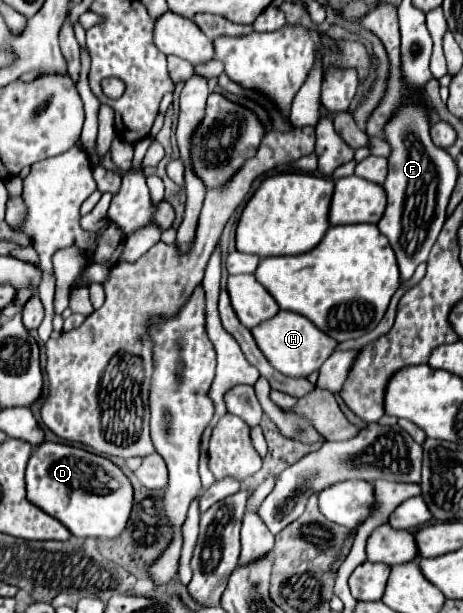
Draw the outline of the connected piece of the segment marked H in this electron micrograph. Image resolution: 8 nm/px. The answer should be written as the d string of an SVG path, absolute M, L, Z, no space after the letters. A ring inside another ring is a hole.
M279 310L275 318L269 318L267 322L261 322L259 326L251 328L251 334L259 350L271 362L271 366L281 374L293 378L307 378L311 372L319 370L319 366L331 356L331 352L337 346L337 342L323 334L319 328L315 328L311 320L285 310Z

